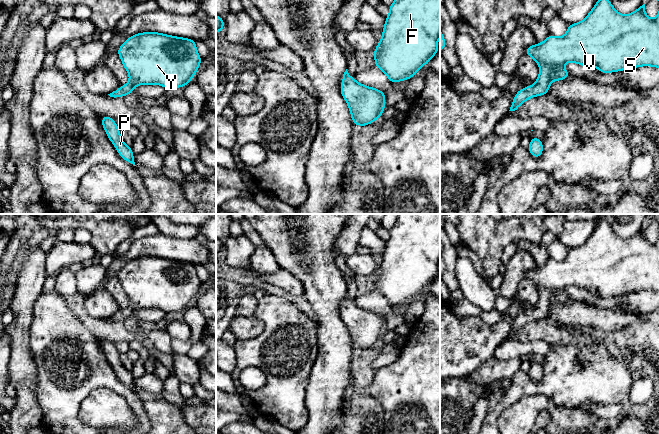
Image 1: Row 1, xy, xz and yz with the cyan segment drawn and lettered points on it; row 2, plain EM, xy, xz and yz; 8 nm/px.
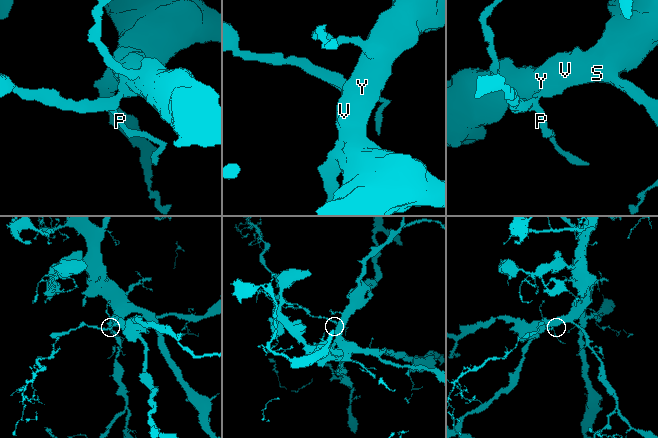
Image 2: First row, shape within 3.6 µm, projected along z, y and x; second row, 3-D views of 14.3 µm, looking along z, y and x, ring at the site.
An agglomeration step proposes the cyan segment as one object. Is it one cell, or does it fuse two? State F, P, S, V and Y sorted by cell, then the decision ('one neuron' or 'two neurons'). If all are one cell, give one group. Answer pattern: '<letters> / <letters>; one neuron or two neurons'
F P S V Y; one neuron

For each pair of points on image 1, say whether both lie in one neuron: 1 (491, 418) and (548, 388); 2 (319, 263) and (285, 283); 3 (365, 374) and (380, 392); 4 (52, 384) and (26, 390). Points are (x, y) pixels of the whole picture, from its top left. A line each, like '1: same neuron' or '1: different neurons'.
1: same neuron
2: different neurons
3: different neurons
4: different neurons

